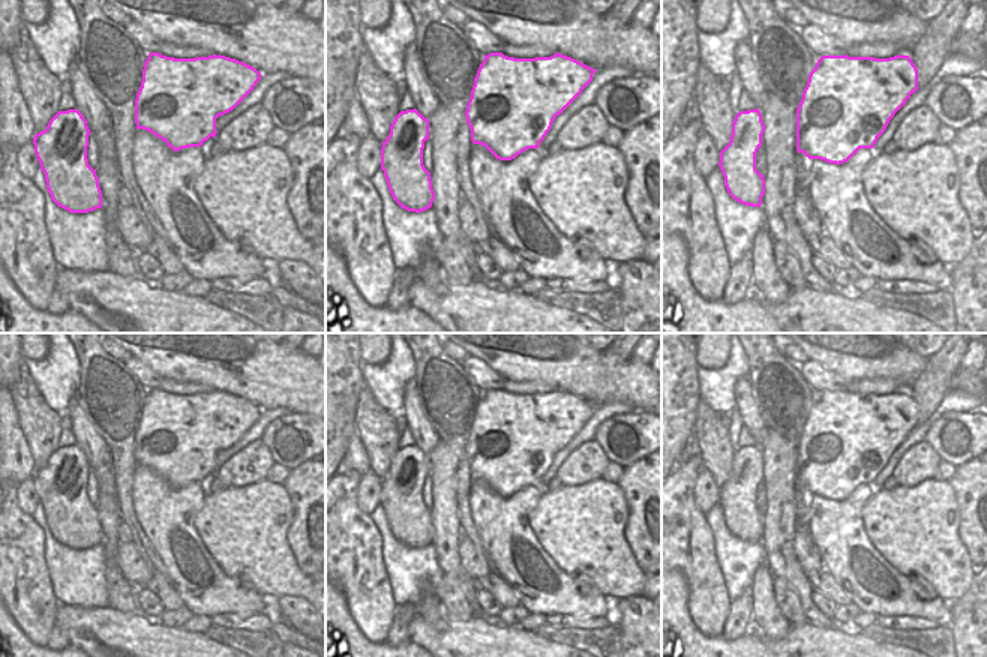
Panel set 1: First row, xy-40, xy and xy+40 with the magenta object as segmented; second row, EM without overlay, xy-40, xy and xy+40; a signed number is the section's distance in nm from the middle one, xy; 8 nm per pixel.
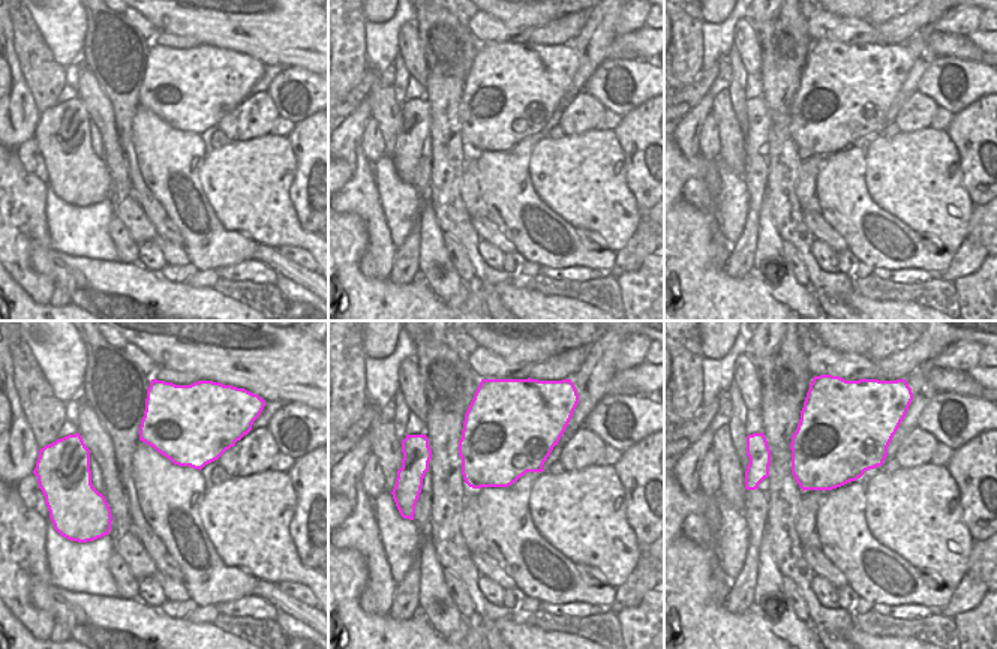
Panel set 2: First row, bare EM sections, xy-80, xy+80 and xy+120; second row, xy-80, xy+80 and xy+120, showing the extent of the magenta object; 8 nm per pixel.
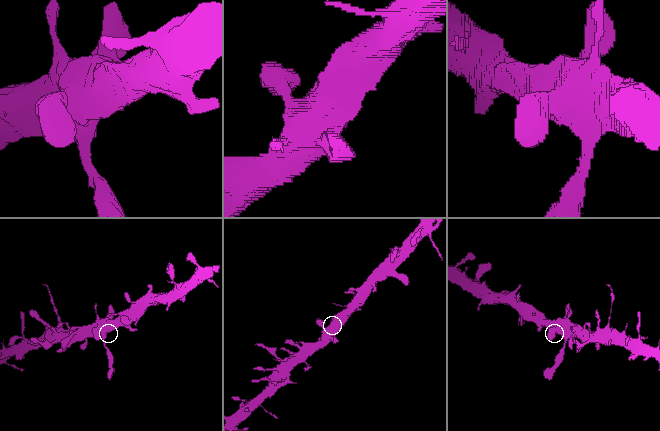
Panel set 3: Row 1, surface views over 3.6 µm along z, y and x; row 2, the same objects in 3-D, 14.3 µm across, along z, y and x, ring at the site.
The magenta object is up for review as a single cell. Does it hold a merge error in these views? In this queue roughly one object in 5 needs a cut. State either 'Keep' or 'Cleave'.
Keep.

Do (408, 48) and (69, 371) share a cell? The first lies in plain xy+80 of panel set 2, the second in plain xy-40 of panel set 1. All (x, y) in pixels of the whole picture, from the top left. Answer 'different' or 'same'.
different

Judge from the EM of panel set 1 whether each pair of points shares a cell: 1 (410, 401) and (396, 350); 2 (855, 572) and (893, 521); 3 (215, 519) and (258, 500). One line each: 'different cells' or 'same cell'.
1: different cells
2: different cells
3: same cell

